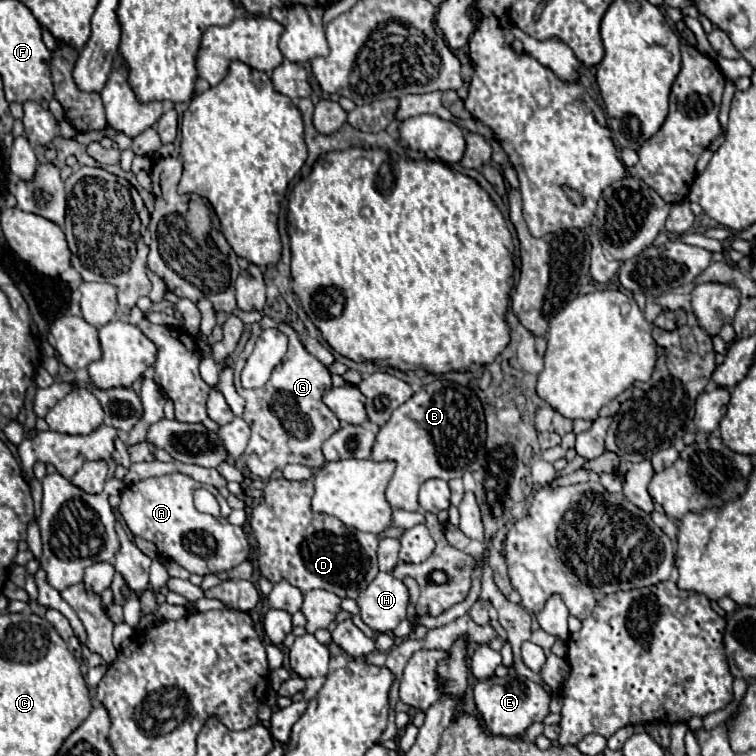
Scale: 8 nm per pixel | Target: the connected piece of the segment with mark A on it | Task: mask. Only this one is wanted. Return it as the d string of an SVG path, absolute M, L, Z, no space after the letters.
M165 474L157 478L145 478L129 484L121 494L119 512L127 522L131 534L143 536L157 546L157 552L165 558L175 560L193 574L217 574L227 572L247 560L249 540L243 528L221 524L211 514L203 514L193 506L193 492L201 488L185 474Z

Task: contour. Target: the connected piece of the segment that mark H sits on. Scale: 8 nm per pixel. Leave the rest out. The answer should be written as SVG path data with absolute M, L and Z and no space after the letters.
M379 572L377 580L361 592L357 604L361 606L363 622L375 632L393 632L393 628L407 616L409 590L389 572Z

